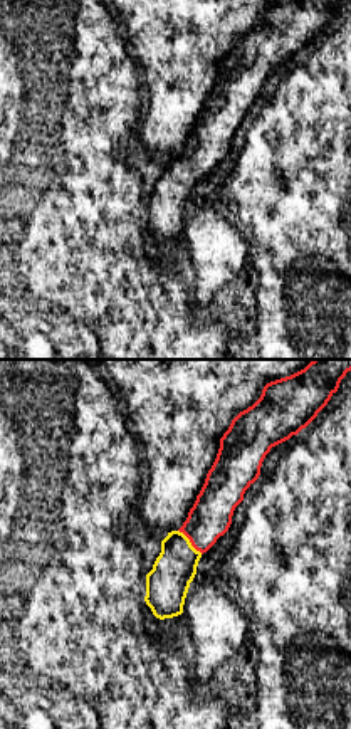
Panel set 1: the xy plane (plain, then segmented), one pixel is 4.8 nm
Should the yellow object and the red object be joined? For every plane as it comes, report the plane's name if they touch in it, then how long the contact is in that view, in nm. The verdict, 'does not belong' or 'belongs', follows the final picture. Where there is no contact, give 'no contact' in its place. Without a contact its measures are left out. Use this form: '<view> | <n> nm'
xy | 170 nm

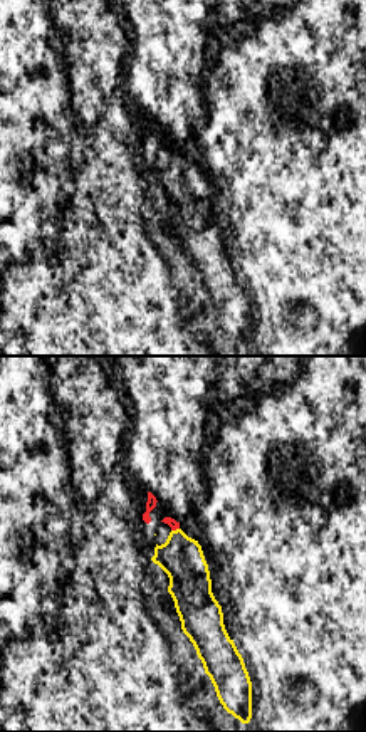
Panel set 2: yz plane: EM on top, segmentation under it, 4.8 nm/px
yz | 40 nm

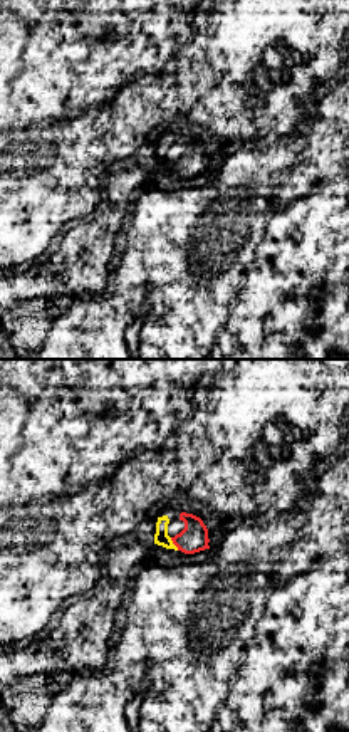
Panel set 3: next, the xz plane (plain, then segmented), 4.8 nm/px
xz | 80 nm

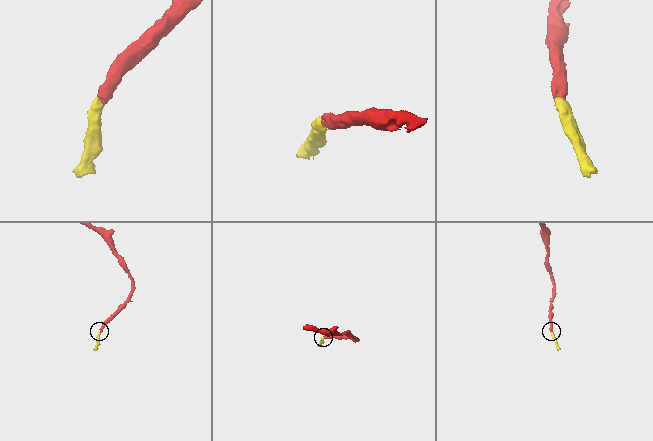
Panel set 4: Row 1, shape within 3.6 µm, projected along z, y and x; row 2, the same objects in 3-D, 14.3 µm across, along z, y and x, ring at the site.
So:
belongs

